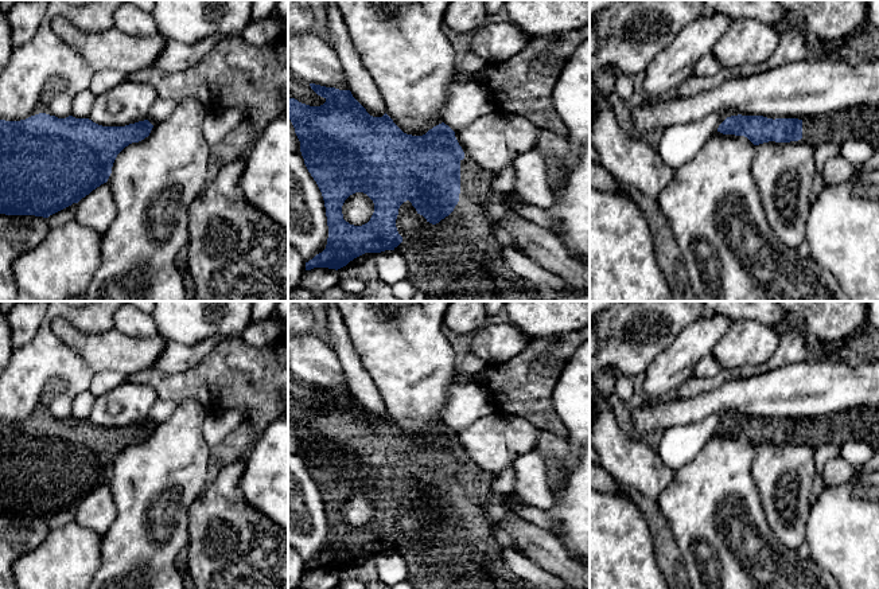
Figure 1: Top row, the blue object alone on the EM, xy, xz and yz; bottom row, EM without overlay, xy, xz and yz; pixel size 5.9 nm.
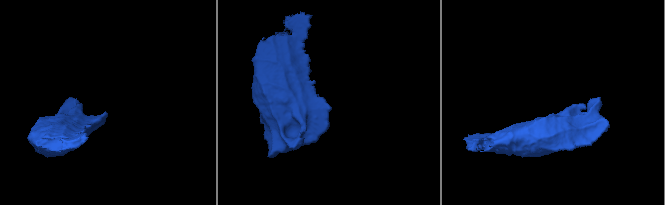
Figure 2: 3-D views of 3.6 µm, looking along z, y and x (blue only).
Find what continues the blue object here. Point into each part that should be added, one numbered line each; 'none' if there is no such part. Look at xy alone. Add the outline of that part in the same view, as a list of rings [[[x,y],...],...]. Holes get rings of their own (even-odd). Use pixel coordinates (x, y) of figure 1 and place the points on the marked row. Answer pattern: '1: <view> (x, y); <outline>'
none

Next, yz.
1: yz (860, 124); [[[849,109],[802,120],[802,140],[814,147],[833,141],[864,140],[879,152],[879,109]]]

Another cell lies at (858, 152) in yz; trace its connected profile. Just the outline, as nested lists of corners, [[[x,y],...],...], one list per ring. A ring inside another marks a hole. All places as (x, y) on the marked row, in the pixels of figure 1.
[[[847,140],[840,144],[840,155],[856,169],[862,168],[875,153],[872,145],[864,140]]]

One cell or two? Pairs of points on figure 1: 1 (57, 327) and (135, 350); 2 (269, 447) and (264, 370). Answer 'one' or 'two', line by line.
1: one
2: two

